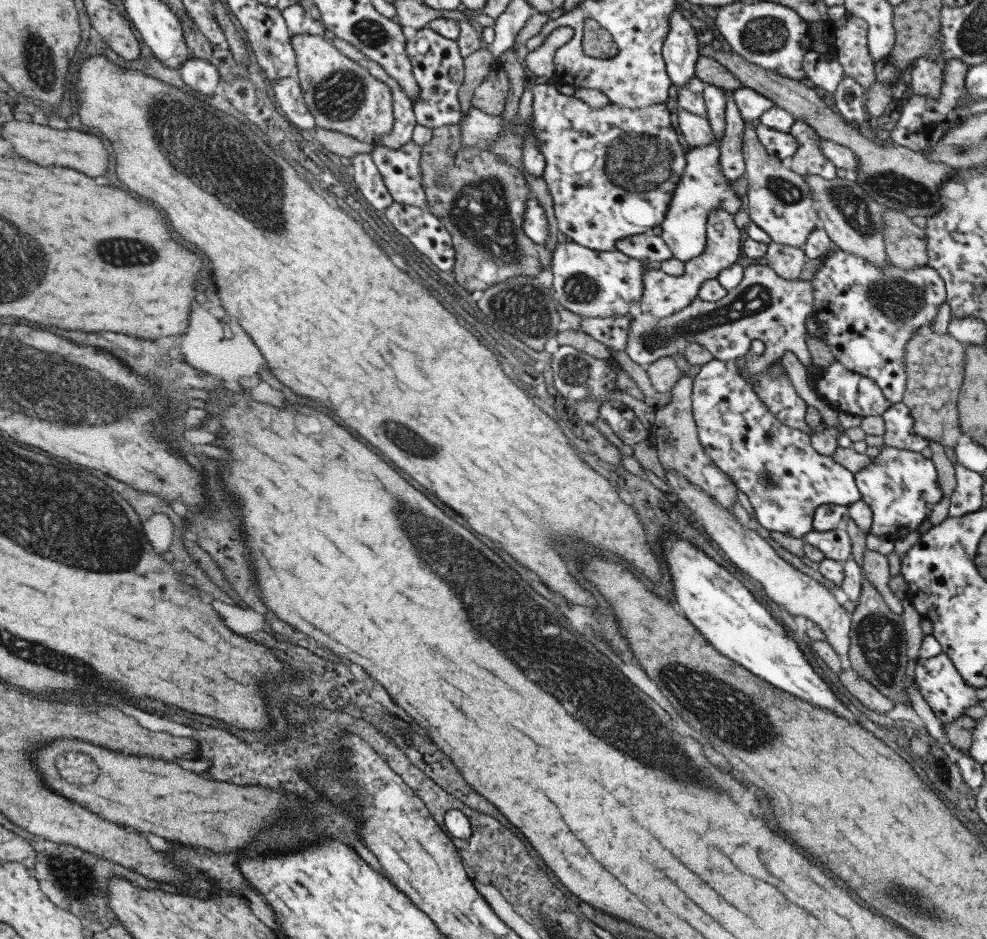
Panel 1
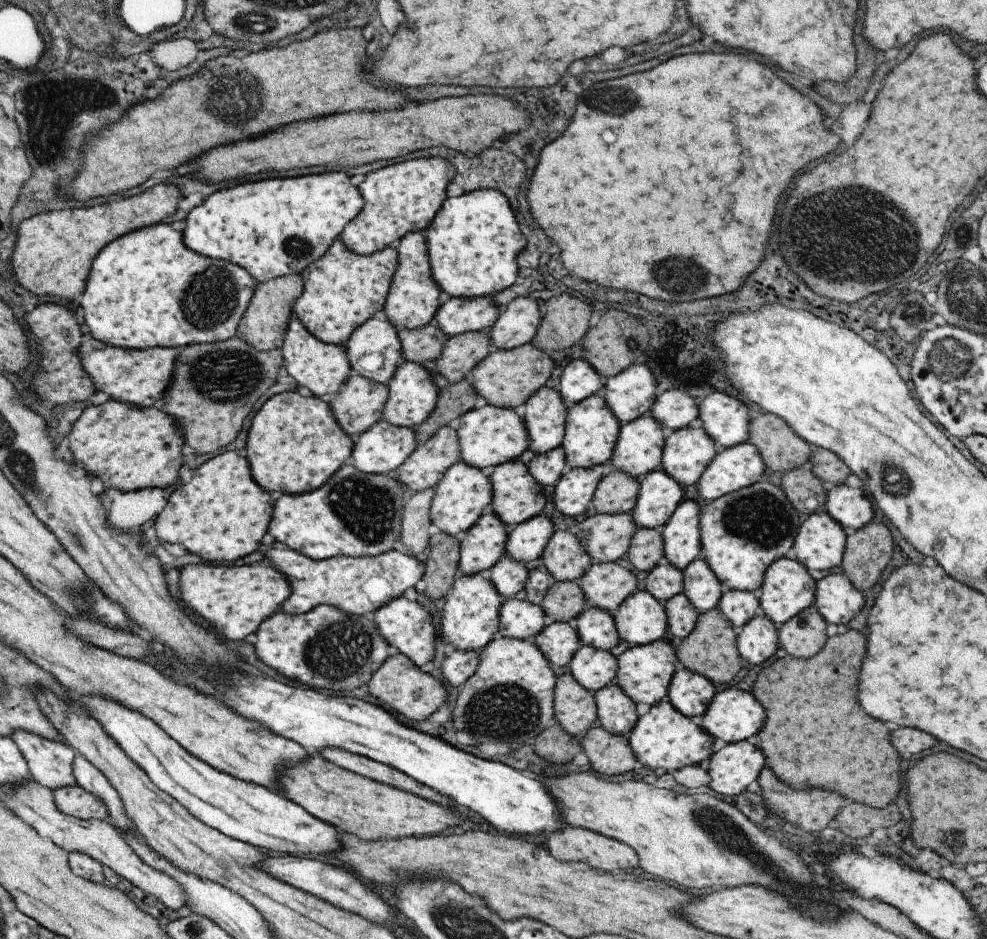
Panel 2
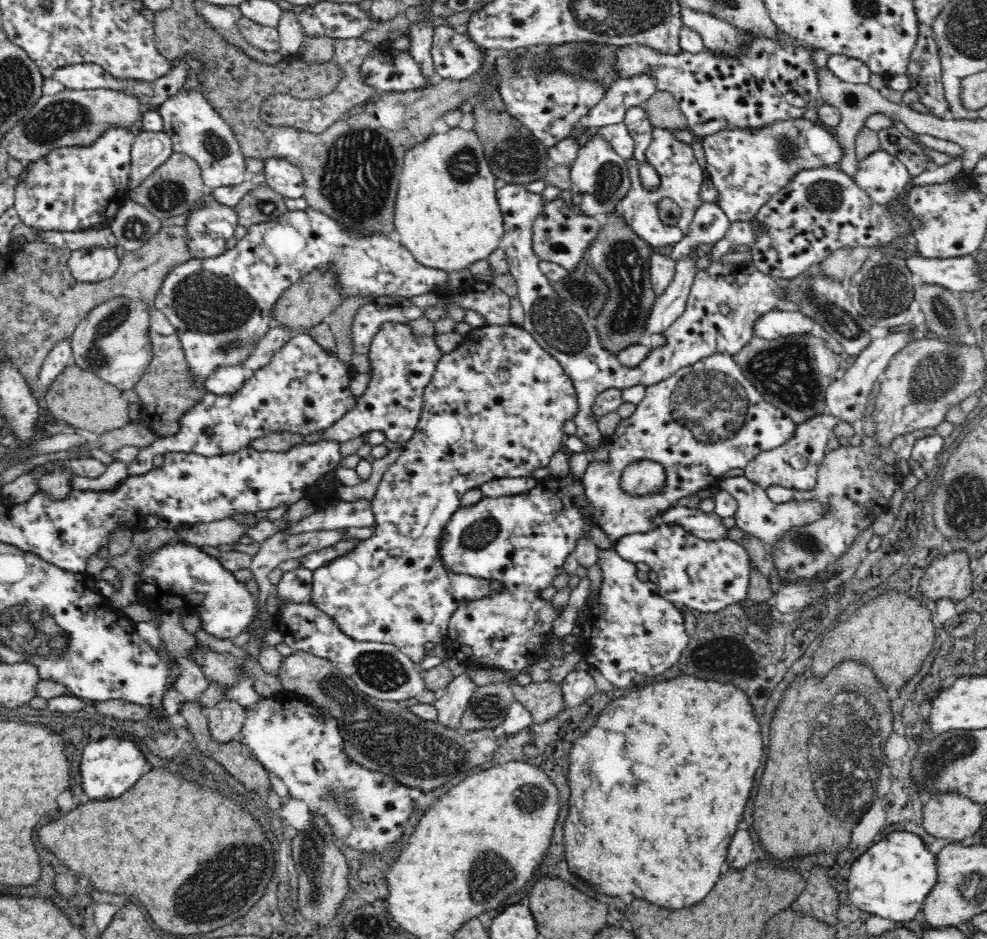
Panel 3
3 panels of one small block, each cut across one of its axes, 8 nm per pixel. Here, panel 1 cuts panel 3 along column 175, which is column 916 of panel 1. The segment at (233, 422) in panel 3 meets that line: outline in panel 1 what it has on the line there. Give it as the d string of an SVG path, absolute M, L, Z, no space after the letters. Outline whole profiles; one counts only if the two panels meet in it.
M901 401L891 403L891 406L883 411L881 418L884 422L884 446L911 452L919 452L928 446L929 440L913 432L913 418L909 408Z

